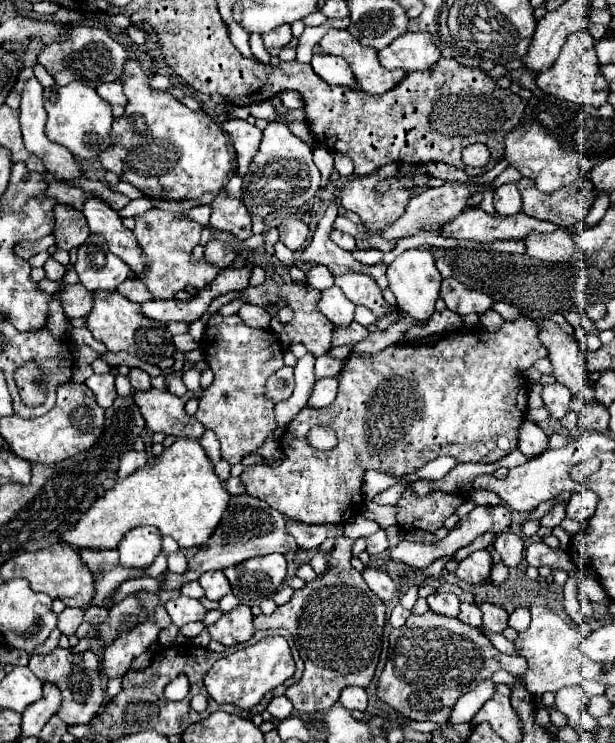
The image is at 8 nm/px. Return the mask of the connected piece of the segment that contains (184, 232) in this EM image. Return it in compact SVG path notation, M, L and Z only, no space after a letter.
M149 209L143 215L135 217L135 229L137 241L147 255L147 275L139 281L147 285L147 289L155 295L155 299L173 299L177 291L183 291L187 285L193 285L197 289L203 289L207 283L211 283L221 269L209 265L205 259L191 261L191 251L197 245L197 239L201 237L203 225L197 221L191 221L185 213L171 213L161 209Z

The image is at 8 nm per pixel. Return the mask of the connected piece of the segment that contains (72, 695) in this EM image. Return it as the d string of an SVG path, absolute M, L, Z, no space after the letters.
M57 647L53 653L49 655L31 655L29 661L29 669L41 679L41 681L51 681L55 683L61 693L63 693L63 705L59 709L59 717L67 723L67 725L87 725L101 709L103 705L103 697L105 691L101 687L101 679L99 679L99 657L91 651L85 651L83 655L75 655L71 653L71 649L61 649Z

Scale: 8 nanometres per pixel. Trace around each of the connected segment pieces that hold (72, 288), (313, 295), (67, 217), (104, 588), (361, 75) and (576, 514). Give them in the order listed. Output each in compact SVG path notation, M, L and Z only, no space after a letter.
M67 285L63 291L61 291L61 303L63 303L63 309L65 309L65 315L69 319L75 319L75 317L87 317L93 309L93 293L83 289L83 285Z
M271 281L269 285L249 287L249 289L241 291L241 293L227 293L227 295L221 295L221 297L217 297L217 299L209 305L207 313L215 315L225 303L229 303L231 299L235 299L235 297L239 297L239 295L245 295L245 297L249 299L249 303L253 303L253 305L265 305L267 301L279 303L279 299L287 299L287 303L291 305L291 309L295 311L295 321L291 321L291 323L285 325L285 335L289 337L289 341L291 341L291 343L303 343L303 345L309 349L309 353L315 355L315 357L325 355L325 353L331 349L331 333L333 333L335 327L331 325L331 321L329 321L325 315L321 315L321 313L317 311L319 291L309 289L307 285L293 285L293 283L283 283L283 287L277 287L275 281Z
M55 205L55 243L59 249L73 249L79 247L87 237L87 221L81 211L71 209L71 205Z
M113 549L113 551L105 551L105 569L99 567L99 557L97 553L87 553L91 555L87 559L87 565L91 567L91 571L95 573L95 589L97 589L97 595L93 599L91 605L97 605L99 601L103 601L113 589L117 589L125 579L131 579L131 577L139 577L143 575L145 569L123 569L119 565L119 553Z
M331 29L321 39L319 47L323 53L343 57L351 65L351 69L357 77L357 83L359 83L361 91L365 91L365 93L373 93L373 95L387 93L387 89L399 85L399 81L403 81L403 77L407 75L407 71L403 71L403 69L389 71L389 69L381 67L379 59L377 59L377 51L373 47L361 45L347 31Z
M579 491L571 497L571 501L567 503L567 517L571 517L577 523L587 521L587 517L591 517L591 513L595 513L597 507L597 495L593 491Z

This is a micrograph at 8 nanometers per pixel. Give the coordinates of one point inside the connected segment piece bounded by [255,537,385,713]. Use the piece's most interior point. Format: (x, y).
(337, 621)

